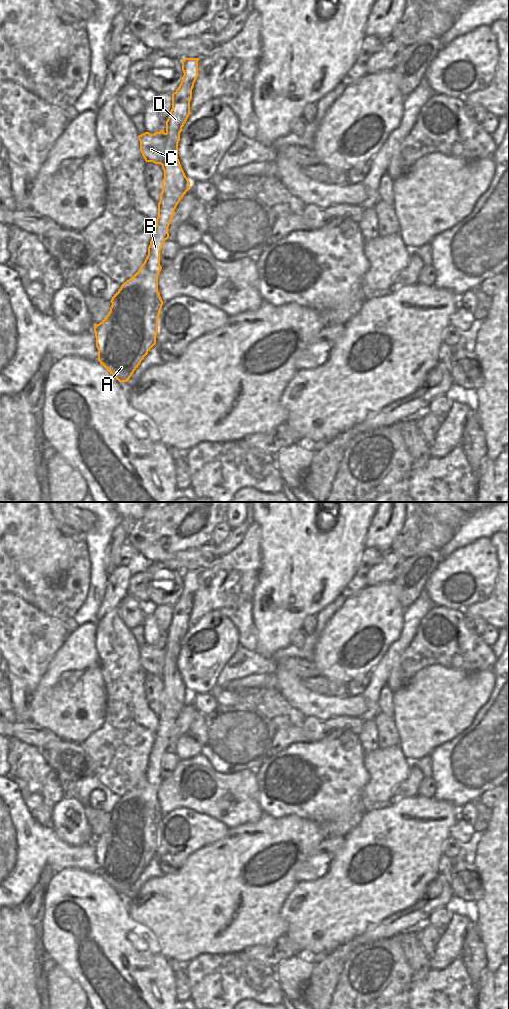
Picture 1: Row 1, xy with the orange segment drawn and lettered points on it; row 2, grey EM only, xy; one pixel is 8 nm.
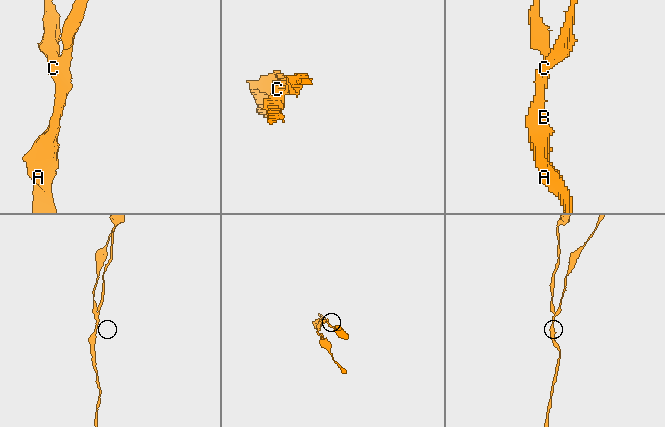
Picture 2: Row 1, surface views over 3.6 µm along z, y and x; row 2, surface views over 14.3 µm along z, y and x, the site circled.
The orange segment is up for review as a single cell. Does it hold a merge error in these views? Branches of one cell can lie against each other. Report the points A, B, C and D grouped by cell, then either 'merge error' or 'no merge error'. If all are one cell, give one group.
A B D / C; merge error

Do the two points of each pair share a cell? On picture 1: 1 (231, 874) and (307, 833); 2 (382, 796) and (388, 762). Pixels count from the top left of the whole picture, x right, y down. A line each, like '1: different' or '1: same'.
1: same
2: same

